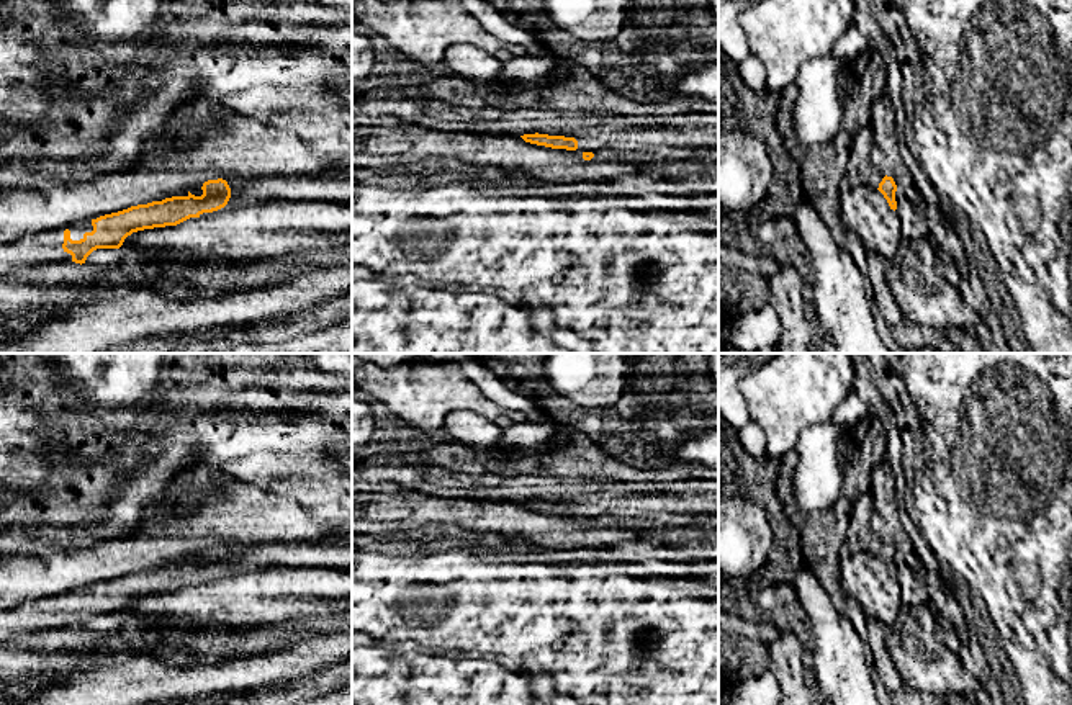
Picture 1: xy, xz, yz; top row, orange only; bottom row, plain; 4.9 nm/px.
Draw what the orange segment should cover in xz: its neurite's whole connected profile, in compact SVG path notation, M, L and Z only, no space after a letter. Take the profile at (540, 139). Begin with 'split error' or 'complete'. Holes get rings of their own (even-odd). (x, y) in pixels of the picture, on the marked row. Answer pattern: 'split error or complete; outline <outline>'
complete; outline M524 134L520 136L525 142L545 146L552 149L566 149L566 150L576 150L578 141L574 137L565 137L565 136L548 136L548 134Z

